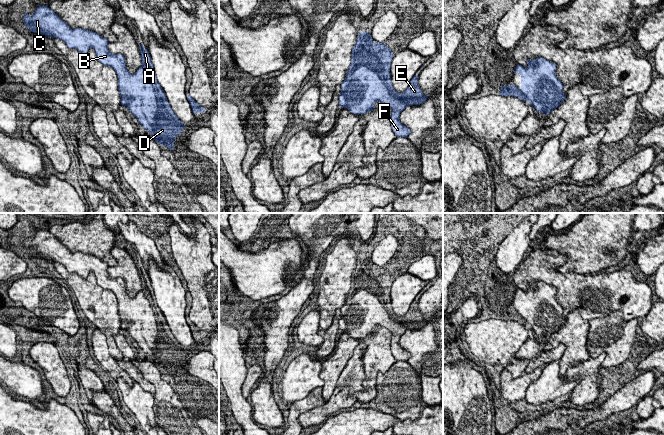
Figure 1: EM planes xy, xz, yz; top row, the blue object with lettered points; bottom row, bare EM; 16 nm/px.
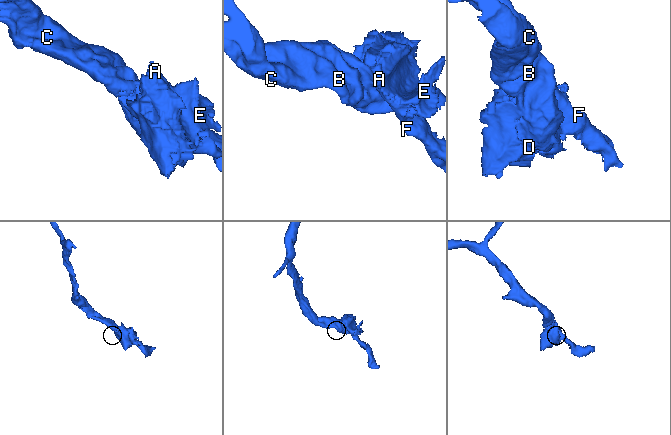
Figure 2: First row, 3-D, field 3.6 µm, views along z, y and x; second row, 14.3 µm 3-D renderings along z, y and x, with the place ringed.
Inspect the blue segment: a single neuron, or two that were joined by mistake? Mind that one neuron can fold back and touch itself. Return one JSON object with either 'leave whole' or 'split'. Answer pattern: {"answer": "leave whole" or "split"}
{"answer": "leave whole"}

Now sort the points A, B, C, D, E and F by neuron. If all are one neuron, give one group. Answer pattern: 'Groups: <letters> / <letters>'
Groups: A B C D E F

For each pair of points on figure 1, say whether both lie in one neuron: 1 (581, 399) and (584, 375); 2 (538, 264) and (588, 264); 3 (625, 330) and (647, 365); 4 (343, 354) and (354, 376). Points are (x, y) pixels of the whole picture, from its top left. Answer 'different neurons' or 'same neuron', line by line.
1: same neuron
2: different neurons
3: different neurons
4: different neurons

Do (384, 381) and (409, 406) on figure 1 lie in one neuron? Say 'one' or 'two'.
one

